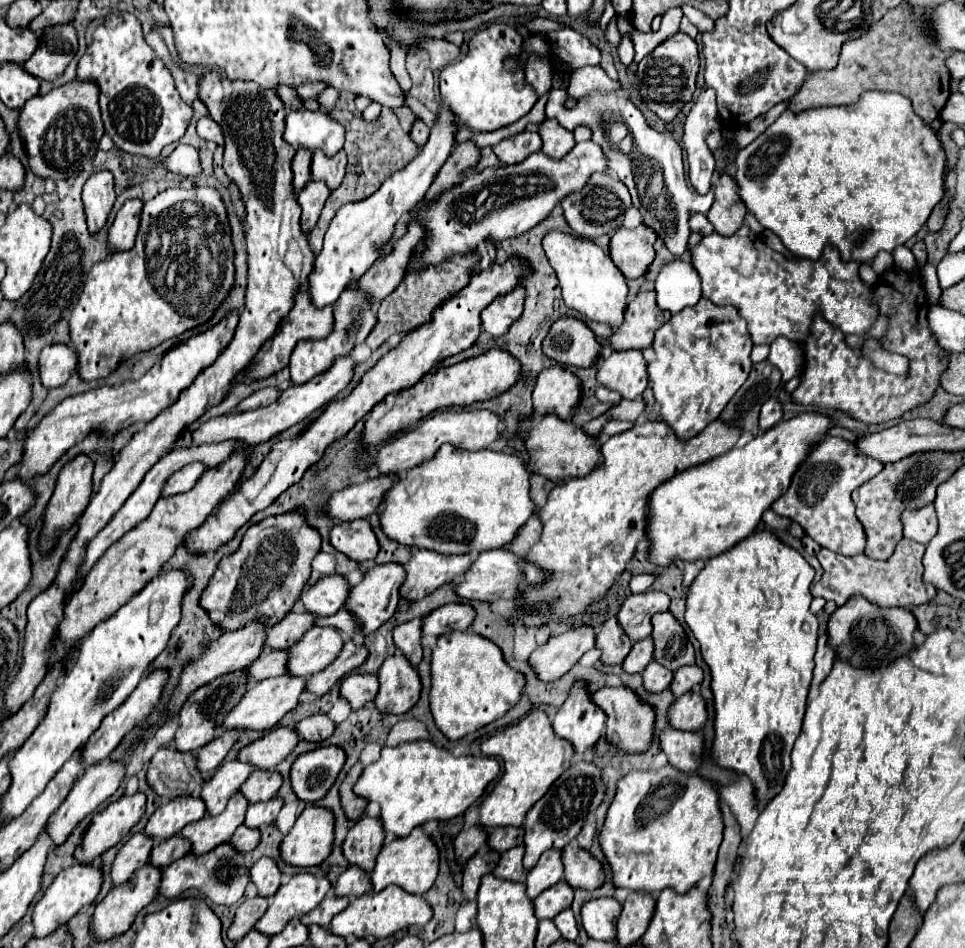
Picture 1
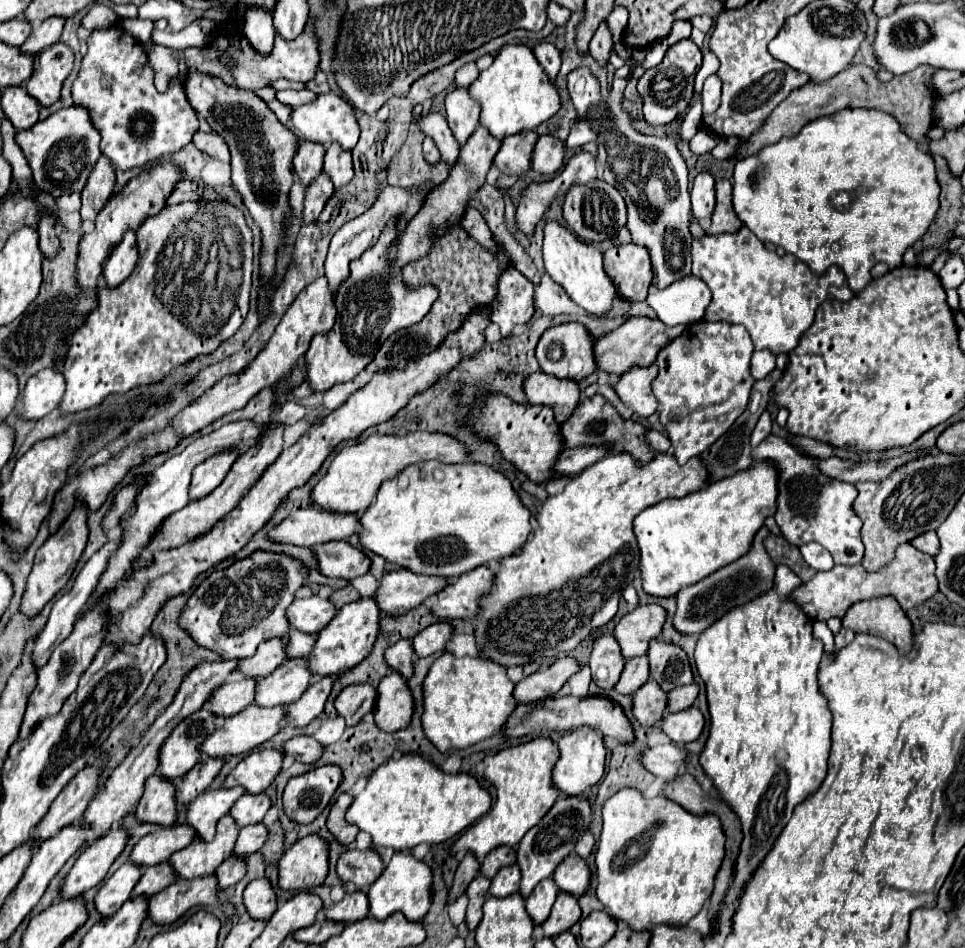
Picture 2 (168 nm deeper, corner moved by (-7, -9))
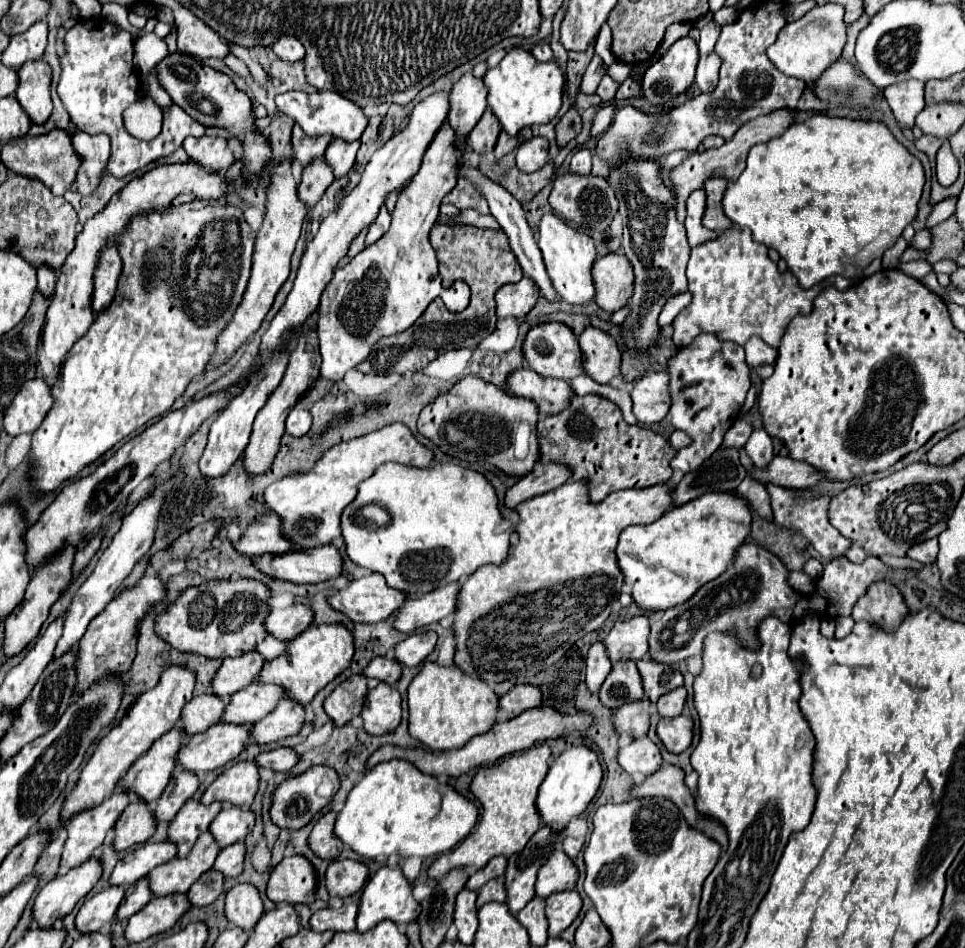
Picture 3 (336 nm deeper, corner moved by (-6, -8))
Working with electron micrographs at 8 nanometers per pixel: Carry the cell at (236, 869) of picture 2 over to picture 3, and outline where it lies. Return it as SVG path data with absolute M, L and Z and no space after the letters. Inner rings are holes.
M210 869L206 871L206 875L202 875L198 879L198 883L194 883L194 887L190 887L190 903L196 905L196 907L202 907L202 905L210 905L212 901L218 899L218 895L222 893L224 889L224 875L216 869Z

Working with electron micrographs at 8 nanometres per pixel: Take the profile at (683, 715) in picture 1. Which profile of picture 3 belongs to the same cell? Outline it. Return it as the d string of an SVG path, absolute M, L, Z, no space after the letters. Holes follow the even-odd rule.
M678 715L674 719L660 719L656 733L662 739L664 747L672 753L682 753L692 743L692 729L694 721L690 715Z

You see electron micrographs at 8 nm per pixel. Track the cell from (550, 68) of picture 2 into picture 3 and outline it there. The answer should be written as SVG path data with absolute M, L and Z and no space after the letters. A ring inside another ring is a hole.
M538 43L538 45L534 45L532 55L536 57L536 61L552 61L552 59L554 59L554 53L552 53L552 49L550 49L548 43Z

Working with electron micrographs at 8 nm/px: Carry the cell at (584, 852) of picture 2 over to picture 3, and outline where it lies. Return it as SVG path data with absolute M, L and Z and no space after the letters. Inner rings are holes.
M566 837L564 839L564 851L570 859L574 859L580 853L582 845L584 845L584 839L576 839L576 837Z

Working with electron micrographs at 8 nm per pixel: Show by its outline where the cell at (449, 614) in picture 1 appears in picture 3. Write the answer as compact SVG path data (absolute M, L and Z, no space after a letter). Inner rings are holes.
M434 631L414 633L408 639L404 639L402 643L398 643L398 647L394 649L394 657L396 657L396 661L400 661L408 667L416 667L434 651L436 639L438 639L438 635Z

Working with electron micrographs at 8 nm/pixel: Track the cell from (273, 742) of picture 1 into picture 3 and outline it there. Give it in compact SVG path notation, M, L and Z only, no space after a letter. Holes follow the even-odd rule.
M238 761L228 767L202 795L202 803L224 801L238 807L250 807L260 785L260 767L256 761Z

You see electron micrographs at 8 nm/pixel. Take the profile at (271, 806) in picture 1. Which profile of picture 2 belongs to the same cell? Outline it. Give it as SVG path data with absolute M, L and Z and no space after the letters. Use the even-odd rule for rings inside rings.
M263 822L251 824L247 828L241 828L241 832L239 832L237 840L235 840L233 856L245 860L247 856L251 856L253 852L257 852L265 844L267 836L269 836L269 830L267 830L267 826Z

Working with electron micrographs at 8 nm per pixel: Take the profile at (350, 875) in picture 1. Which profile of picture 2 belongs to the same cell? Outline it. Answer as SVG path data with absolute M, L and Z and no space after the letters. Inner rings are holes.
M347 892L345 898L337 904L333 904L331 908L325 910L325 918L331 922L357 922L363 920L363 916L369 914L369 900L365 894L361 892Z

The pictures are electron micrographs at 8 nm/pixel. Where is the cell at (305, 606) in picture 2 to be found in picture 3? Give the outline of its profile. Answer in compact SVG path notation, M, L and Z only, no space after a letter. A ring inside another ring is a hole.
M294 603L284 609L272 609L266 619L266 629L270 631L270 635L282 641L292 641L312 623L314 623L314 611L304 603Z

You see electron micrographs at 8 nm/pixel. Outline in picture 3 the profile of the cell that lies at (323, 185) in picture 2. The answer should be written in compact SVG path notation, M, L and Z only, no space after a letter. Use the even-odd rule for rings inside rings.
M314 159L302 173L302 183L298 185L298 199L306 207L314 207L324 195L324 191L332 185L332 181L334 173L326 159Z

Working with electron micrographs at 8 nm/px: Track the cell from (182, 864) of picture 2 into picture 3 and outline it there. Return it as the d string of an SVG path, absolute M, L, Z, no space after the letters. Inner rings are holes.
M204 831L188 857L184 859L176 857L148 873L150 889L154 891L156 897L170 893L186 893L202 873L214 867L218 853L220 845L214 841L214 835L210 831Z

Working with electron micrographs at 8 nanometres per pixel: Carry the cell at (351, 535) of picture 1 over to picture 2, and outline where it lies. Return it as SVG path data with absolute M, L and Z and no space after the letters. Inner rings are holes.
M345 540L317 544L313 548L319 572L327 578L357 578L369 572L371 560Z

